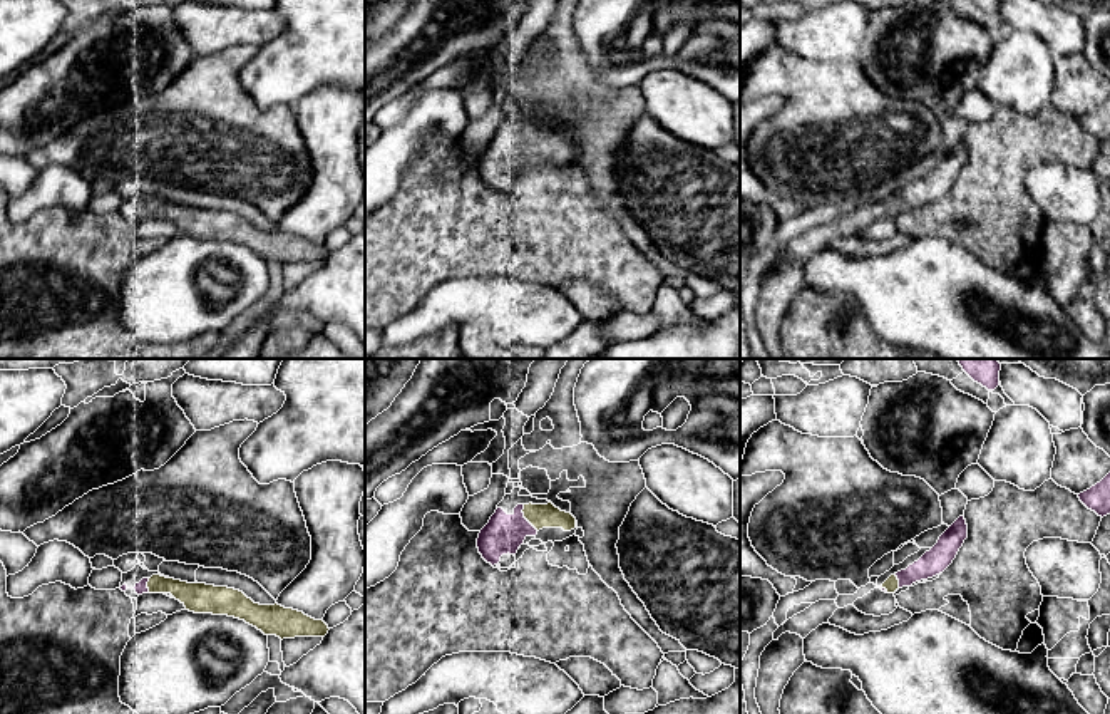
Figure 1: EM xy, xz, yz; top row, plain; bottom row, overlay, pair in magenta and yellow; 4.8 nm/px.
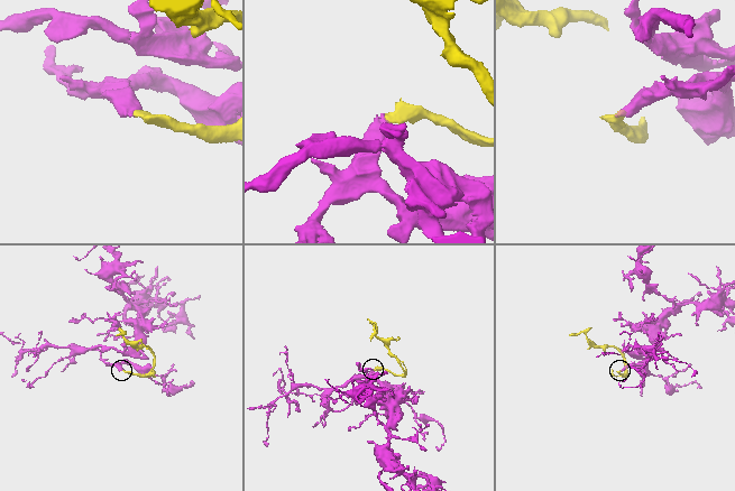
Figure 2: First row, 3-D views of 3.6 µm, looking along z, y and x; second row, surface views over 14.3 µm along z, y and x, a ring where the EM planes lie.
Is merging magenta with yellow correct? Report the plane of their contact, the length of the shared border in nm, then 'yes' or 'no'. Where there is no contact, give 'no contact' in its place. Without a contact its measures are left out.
xz | 150 nm | yes

